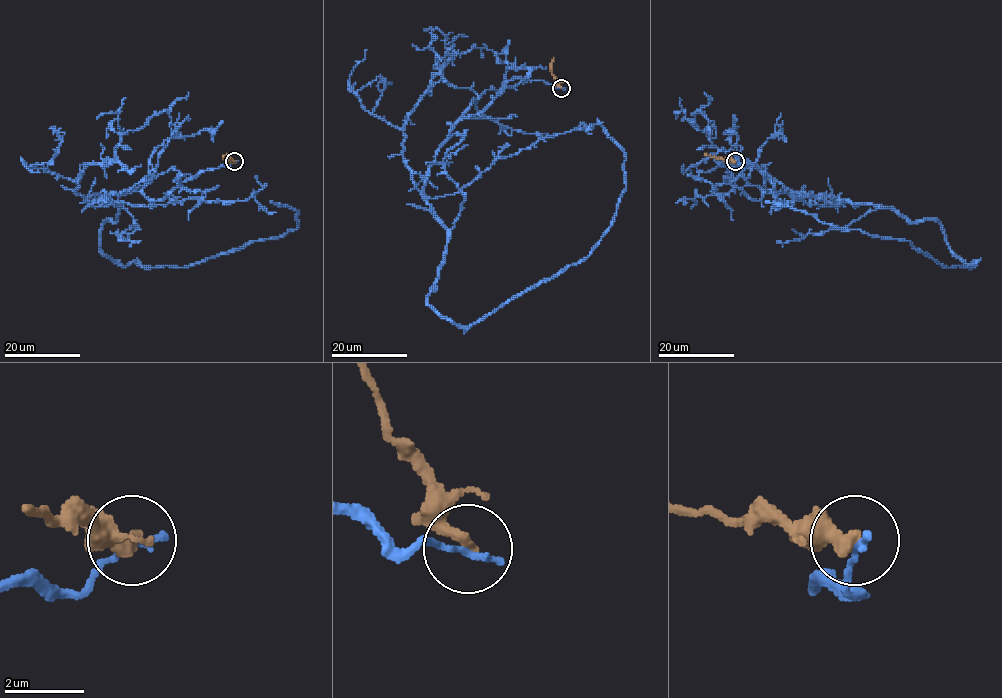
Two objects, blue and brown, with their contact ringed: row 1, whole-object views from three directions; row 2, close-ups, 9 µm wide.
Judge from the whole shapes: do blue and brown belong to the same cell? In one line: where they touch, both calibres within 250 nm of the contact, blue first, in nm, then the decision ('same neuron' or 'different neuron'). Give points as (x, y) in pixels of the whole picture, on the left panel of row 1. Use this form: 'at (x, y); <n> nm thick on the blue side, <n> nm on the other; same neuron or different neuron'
at (234, 161); 180 nm thick on the blue side, 380 nm on the other; different neuron

